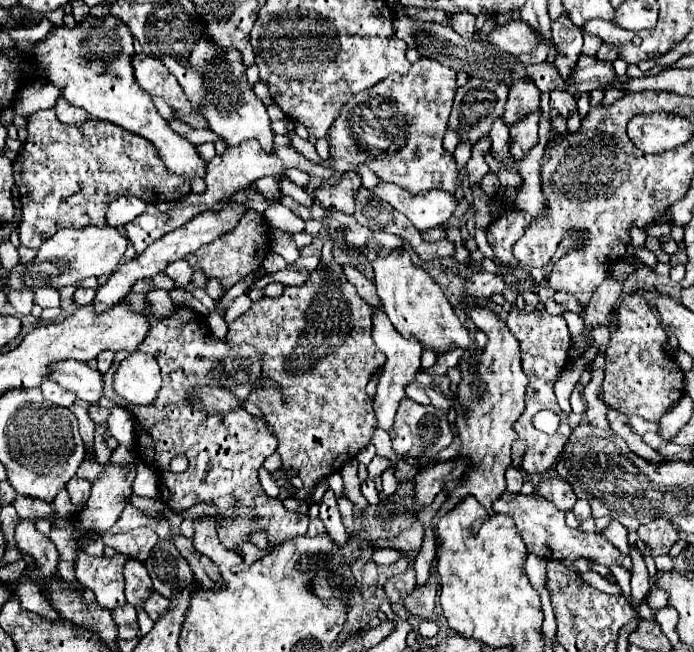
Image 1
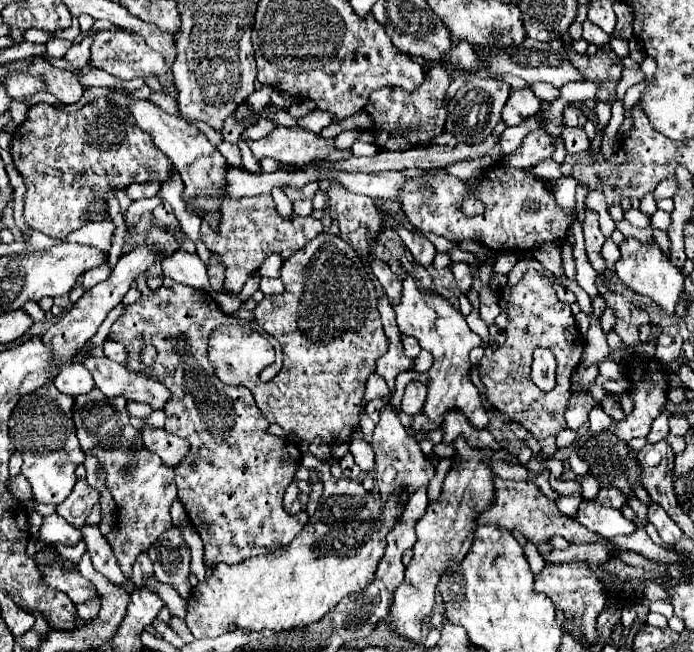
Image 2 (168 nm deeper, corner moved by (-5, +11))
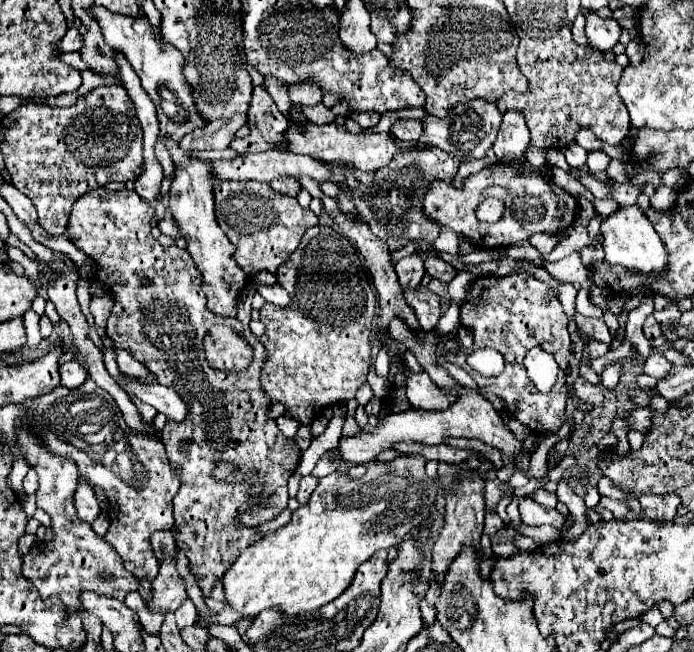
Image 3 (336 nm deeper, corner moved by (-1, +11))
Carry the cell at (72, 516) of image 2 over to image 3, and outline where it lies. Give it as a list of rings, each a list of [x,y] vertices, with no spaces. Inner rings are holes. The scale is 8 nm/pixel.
[[[81,482],[75,492],[75,508],[79,512],[79,518],[87,524],[91,524],[99,516],[99,504],[95,500],[95,492],[85,482]]]

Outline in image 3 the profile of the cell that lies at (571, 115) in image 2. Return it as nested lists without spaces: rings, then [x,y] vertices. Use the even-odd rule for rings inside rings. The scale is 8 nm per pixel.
[[[581,128],[579,134],[577,134],[577,144],[583,146],[587,152],[593,152],[593,150],[603,150],[601,148],[601,142],[595,138],[595,134],[591,134],[591,130],[587,128]]]

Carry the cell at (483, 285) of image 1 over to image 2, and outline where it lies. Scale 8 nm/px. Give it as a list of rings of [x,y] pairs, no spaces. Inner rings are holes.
[[[453,262],[451,270],[453,270],[453,276],[455,276],[455,282],[459,284],[461,294],[467,294],[471,290],[471,286],[473,286],[473,270],[471,270],[471,266]]]

